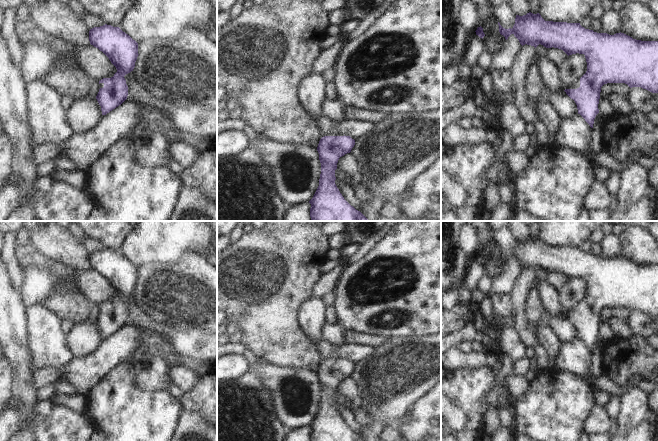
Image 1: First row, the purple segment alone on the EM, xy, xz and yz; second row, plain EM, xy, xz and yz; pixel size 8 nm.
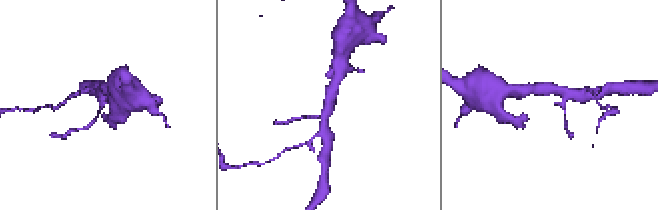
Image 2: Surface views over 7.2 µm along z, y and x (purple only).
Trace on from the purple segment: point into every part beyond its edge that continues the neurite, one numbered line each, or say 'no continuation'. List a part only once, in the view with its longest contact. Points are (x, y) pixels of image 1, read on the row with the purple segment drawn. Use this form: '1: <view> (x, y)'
1: yz (549, 72)

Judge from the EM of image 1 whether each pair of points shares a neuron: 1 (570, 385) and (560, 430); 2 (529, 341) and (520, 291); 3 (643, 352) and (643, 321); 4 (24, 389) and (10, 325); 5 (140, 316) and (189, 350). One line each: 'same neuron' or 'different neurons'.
1: same neuron
2: same neuron
3: different neurons
4: same neuron
5: same neuron

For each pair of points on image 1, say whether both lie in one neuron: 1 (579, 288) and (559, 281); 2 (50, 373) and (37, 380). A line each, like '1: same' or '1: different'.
1: different
2: same

